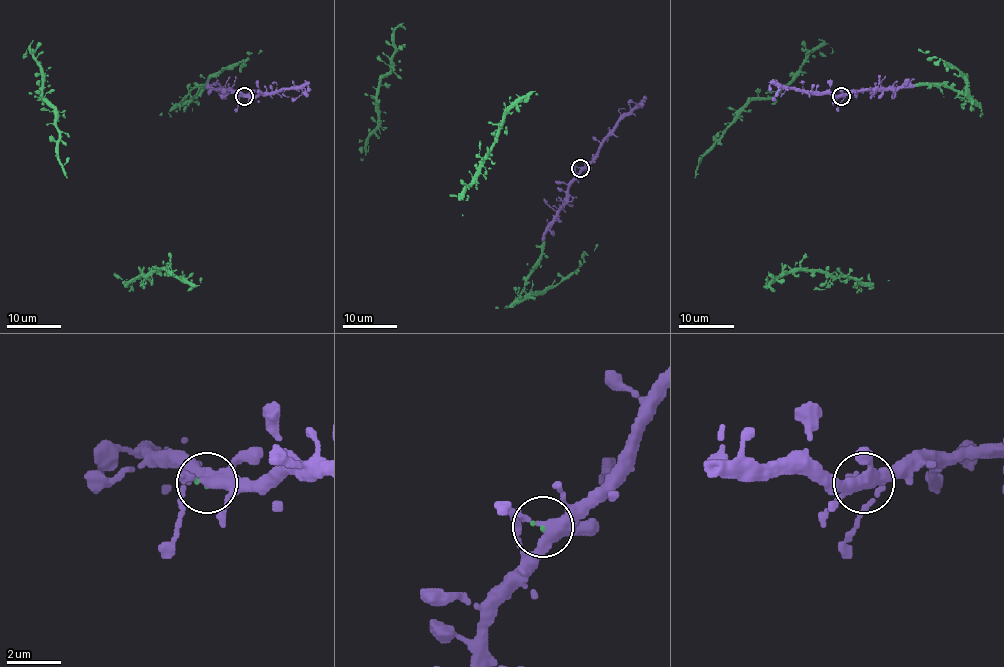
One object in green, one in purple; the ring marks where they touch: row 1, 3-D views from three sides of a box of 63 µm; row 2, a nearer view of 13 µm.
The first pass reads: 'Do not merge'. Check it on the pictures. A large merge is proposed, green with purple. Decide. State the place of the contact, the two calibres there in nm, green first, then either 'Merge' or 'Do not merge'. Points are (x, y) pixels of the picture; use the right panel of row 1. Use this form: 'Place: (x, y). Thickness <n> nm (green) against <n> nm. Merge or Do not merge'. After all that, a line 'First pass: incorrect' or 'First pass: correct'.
Place: (841, 96). Thickness 100 nm (green) against 360 nm. Merge
First pass: incorrect

